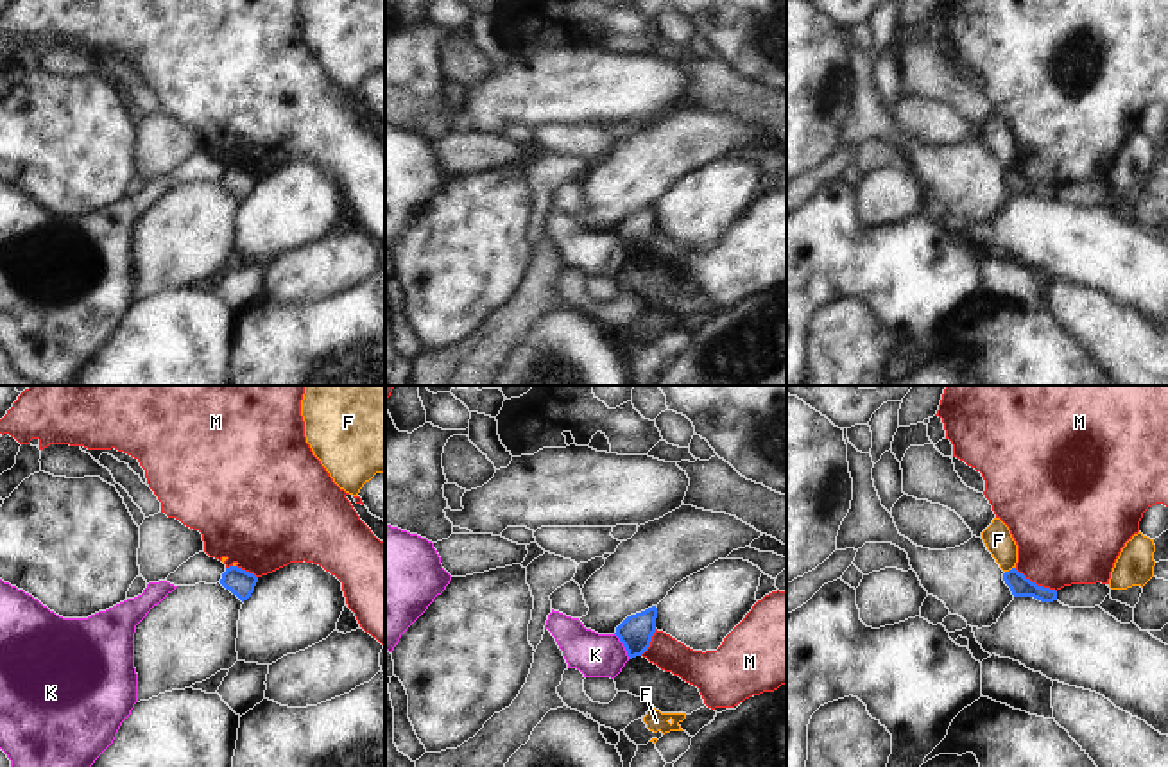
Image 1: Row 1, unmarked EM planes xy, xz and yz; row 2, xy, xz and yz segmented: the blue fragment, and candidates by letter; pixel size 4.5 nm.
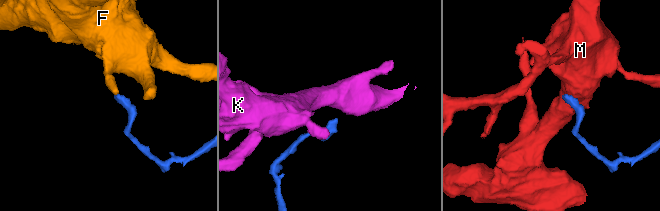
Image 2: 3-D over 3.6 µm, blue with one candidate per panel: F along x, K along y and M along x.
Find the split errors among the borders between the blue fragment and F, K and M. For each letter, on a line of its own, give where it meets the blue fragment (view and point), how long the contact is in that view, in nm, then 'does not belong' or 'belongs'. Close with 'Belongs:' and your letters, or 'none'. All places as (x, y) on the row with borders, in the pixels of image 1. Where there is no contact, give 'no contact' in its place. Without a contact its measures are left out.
F: meets blue in yz at (1009, 570); contact 50 nm long; does not belong
K: meets blue in xz at (624, 646); contact 140 nm long; does not belong
M: meets blue in yz at (1034, 583); contact 220 nm long; does not belong
Belongs: none

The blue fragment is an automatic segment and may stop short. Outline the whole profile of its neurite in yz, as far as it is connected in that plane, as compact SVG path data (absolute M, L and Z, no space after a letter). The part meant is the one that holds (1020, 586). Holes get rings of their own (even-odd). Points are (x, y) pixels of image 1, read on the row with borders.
M1016 568L1003 573L1005 584L1010 588L1014 597L1034 597L1041 602L1053 602L1057 600L1057 591L1050 588L1037 586Z

